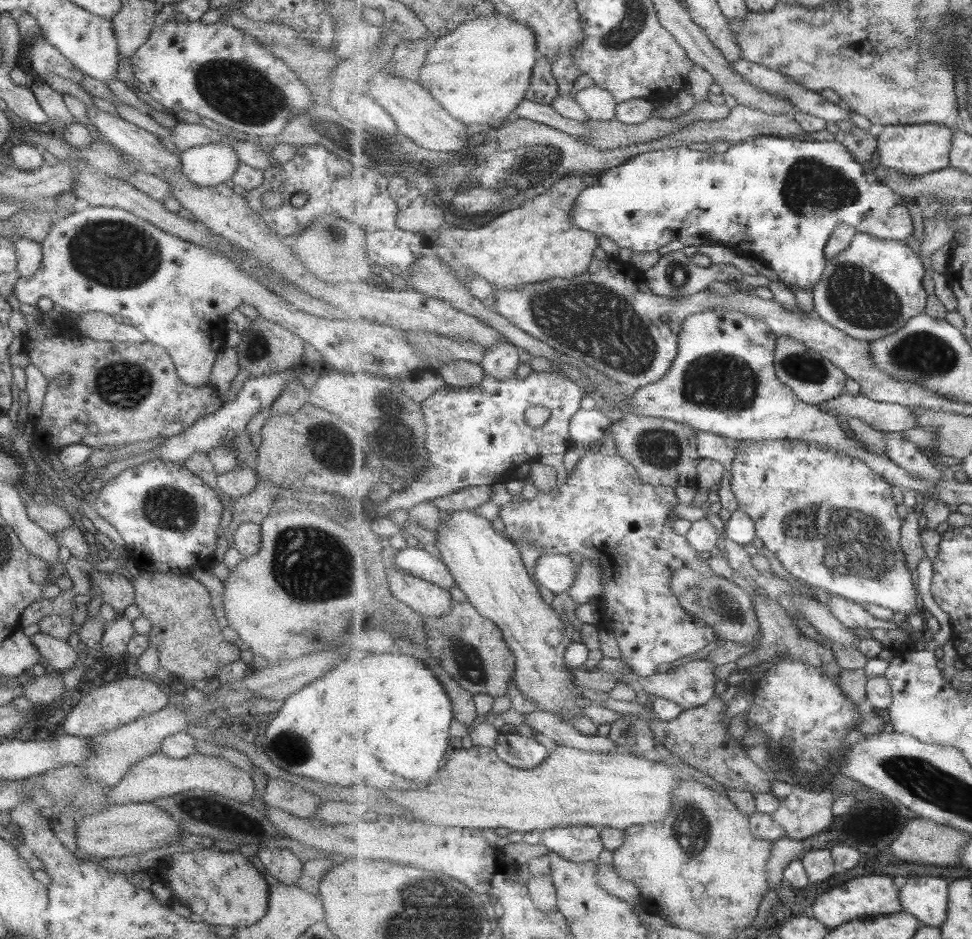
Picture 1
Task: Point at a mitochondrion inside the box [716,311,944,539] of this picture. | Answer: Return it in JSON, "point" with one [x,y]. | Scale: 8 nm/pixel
{"point":[803,366]}

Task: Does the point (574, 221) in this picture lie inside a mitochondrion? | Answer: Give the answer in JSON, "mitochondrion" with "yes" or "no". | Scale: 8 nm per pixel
{"mitochondrion":"no"}

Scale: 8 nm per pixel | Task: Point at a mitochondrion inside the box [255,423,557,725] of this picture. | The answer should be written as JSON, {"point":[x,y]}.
{"point":[293,548]}

